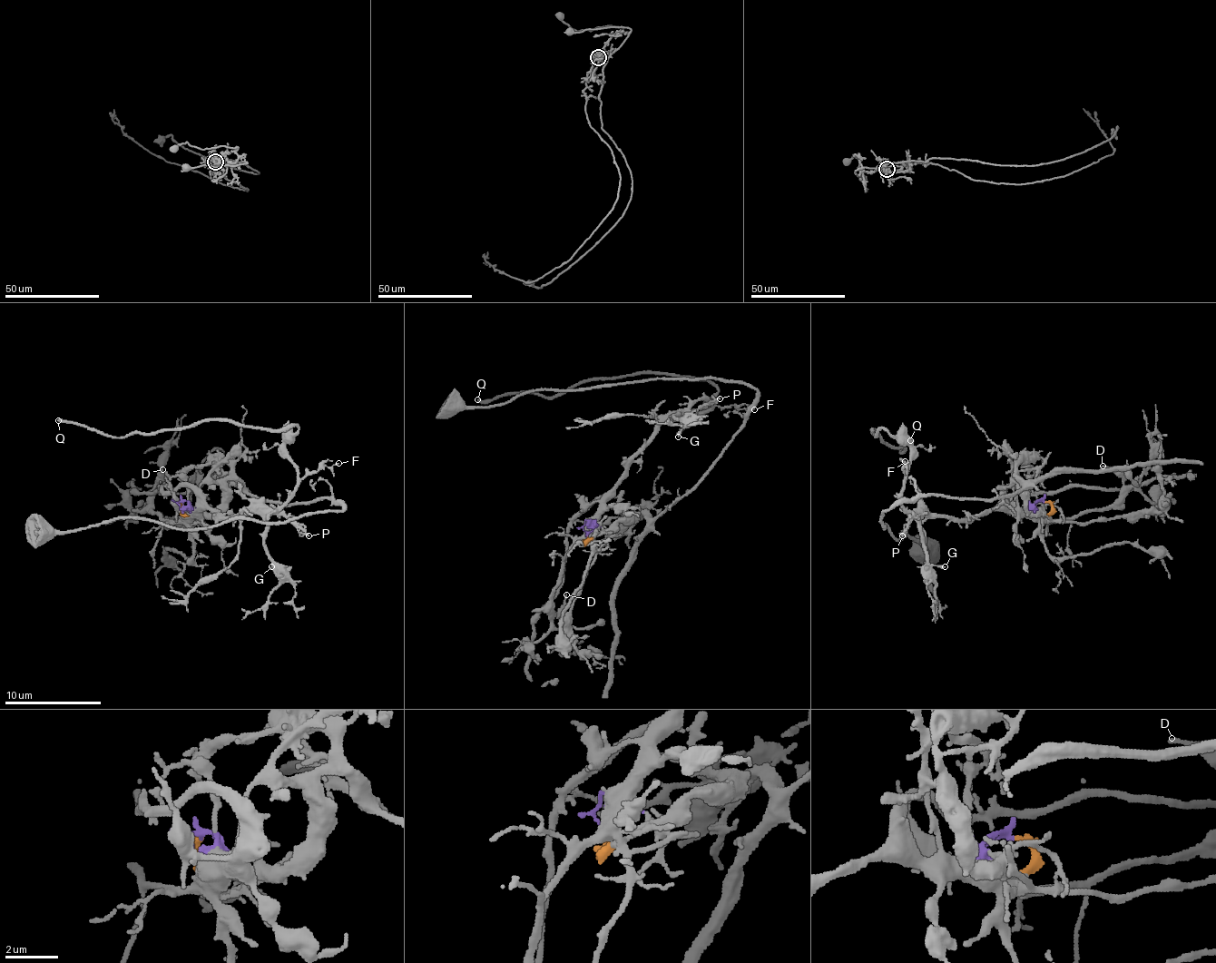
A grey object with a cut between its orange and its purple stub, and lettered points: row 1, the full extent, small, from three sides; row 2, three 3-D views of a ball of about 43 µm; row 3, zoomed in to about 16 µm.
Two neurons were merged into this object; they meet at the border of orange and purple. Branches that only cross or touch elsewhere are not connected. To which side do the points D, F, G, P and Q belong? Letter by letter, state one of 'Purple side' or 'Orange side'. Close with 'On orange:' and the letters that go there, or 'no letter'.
D: Purple side
F: Purple side
G: Purple side
P: Purple side
Q: Purple side
On orange: no letter

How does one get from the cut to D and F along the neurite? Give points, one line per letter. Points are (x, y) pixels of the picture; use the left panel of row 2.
D: (183, 503), (178, 502), (182, 506), (179, 520), (168, 521), (152, 508), (152, 487), (163, 468)
F: (183, 503), (185, 500), (191, 508), (204, 506), (221, 515), (276, 512), (308, 475), (338, 463)

